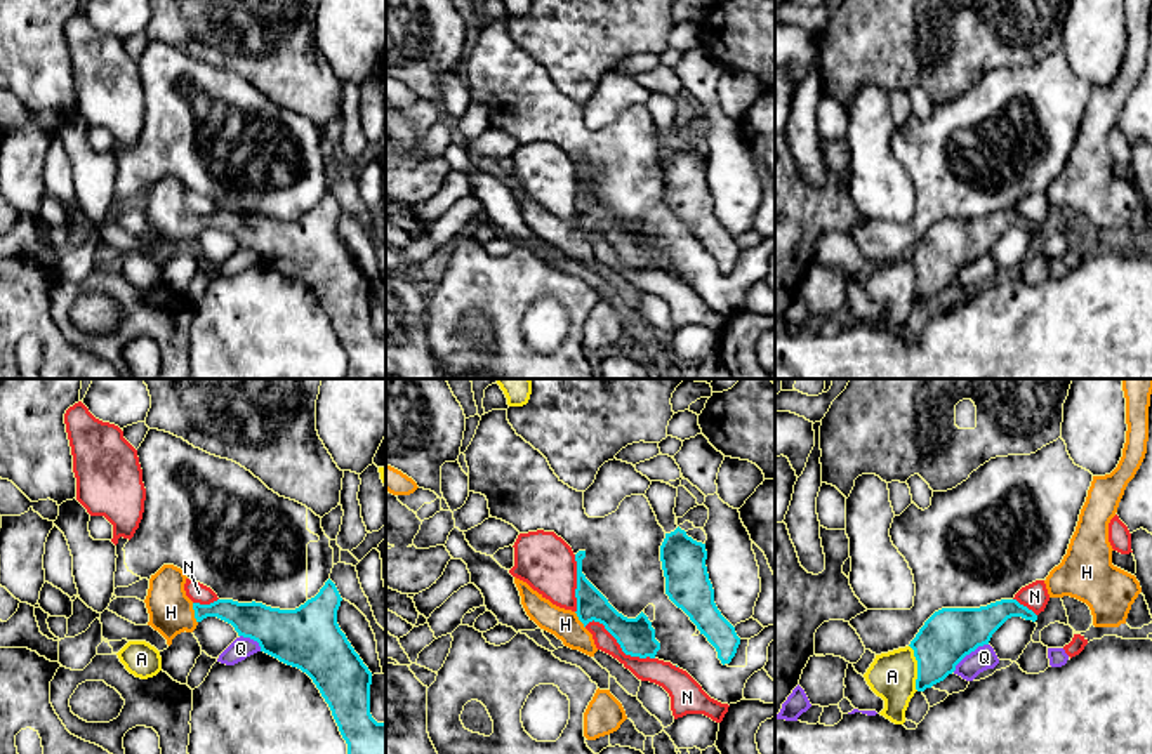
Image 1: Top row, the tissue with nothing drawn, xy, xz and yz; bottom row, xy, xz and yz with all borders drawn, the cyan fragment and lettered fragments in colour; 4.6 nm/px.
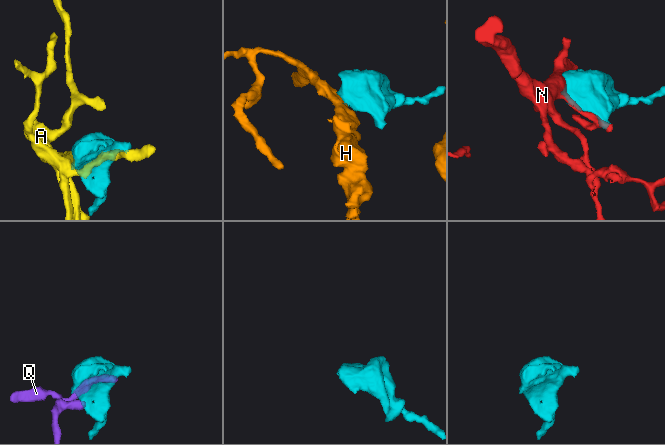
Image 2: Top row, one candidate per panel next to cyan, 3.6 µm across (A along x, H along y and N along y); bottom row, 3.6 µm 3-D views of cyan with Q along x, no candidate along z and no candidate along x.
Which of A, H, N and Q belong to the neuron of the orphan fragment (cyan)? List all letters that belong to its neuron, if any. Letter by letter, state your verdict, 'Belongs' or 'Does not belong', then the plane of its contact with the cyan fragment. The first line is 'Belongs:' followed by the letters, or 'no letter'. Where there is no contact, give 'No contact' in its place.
Belongs: H
A: Does not belong. Touches cyan in yz
H: Belongs. Touches cyan in xy
N: Does not belong. Touches cyan in xz
Q: Does not belong. Touches cyan in yz

